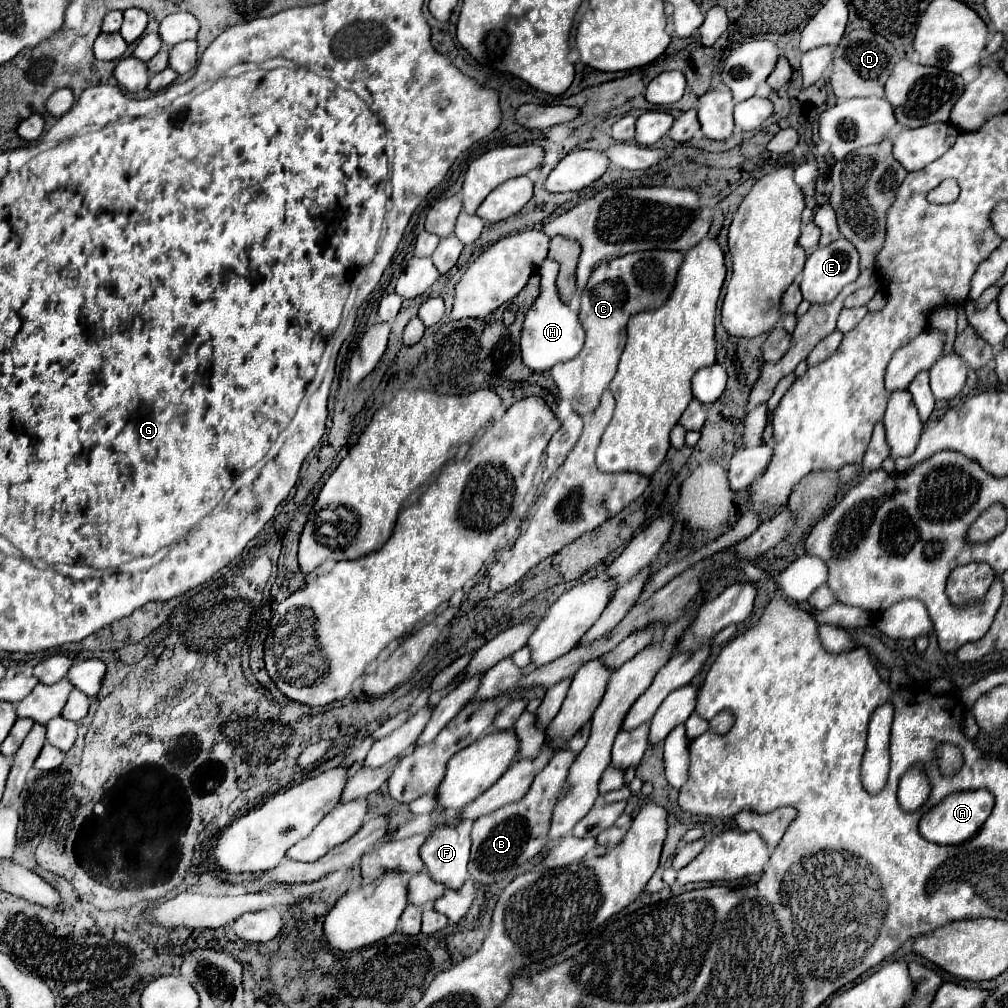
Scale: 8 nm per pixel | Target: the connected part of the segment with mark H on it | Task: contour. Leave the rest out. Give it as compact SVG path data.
M549 259L543 261L543 265L539 269L541 293L535 299L535 303L531 305L531 309L525 313L525 321L523 321L521 355L523 355L523 363L533 371L549 371L557 363L571 361L581 351L583 341L585 341L585 333L579 323L577 313L571 311L565 303L561 303L561 299L557 295L557 287L555 287L557 271L559 271L559 267L555 261L549 261Z

